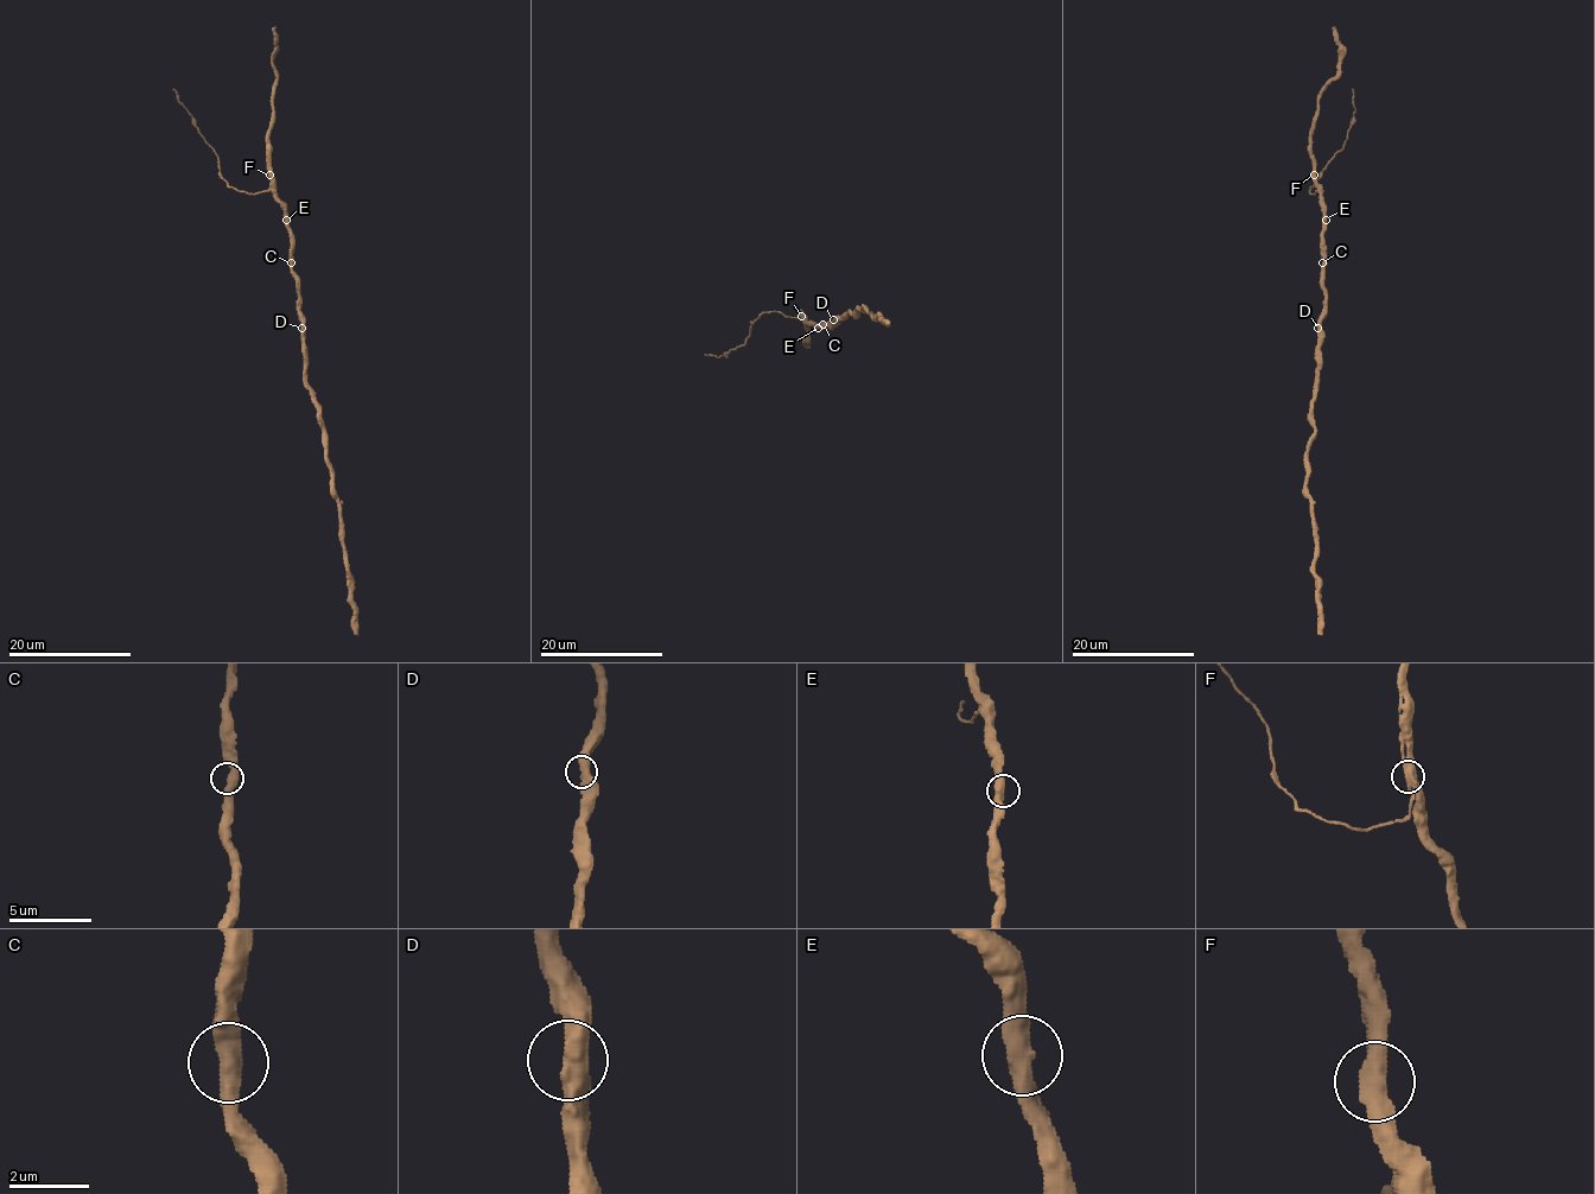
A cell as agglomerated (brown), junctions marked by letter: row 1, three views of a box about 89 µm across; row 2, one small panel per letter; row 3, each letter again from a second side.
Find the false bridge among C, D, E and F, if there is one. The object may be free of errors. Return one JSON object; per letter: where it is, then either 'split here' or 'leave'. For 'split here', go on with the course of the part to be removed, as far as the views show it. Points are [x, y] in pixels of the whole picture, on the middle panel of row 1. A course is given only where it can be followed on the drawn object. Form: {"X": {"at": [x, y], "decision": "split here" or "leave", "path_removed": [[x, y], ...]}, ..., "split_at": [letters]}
{"C": {"at": [823, 324], "decision": "leave"}, "D": {"at": [833, 319], "decision": "leave"}, "E": {"at": [818, 328], "decision": "leave"}, "F": {"at": [801, 316], "decision": "leave"}, "split_at": []}

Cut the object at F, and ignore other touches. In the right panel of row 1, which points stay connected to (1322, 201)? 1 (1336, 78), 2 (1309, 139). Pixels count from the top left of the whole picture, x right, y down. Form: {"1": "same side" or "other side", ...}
{"1": "same side", "2": "same side"}

